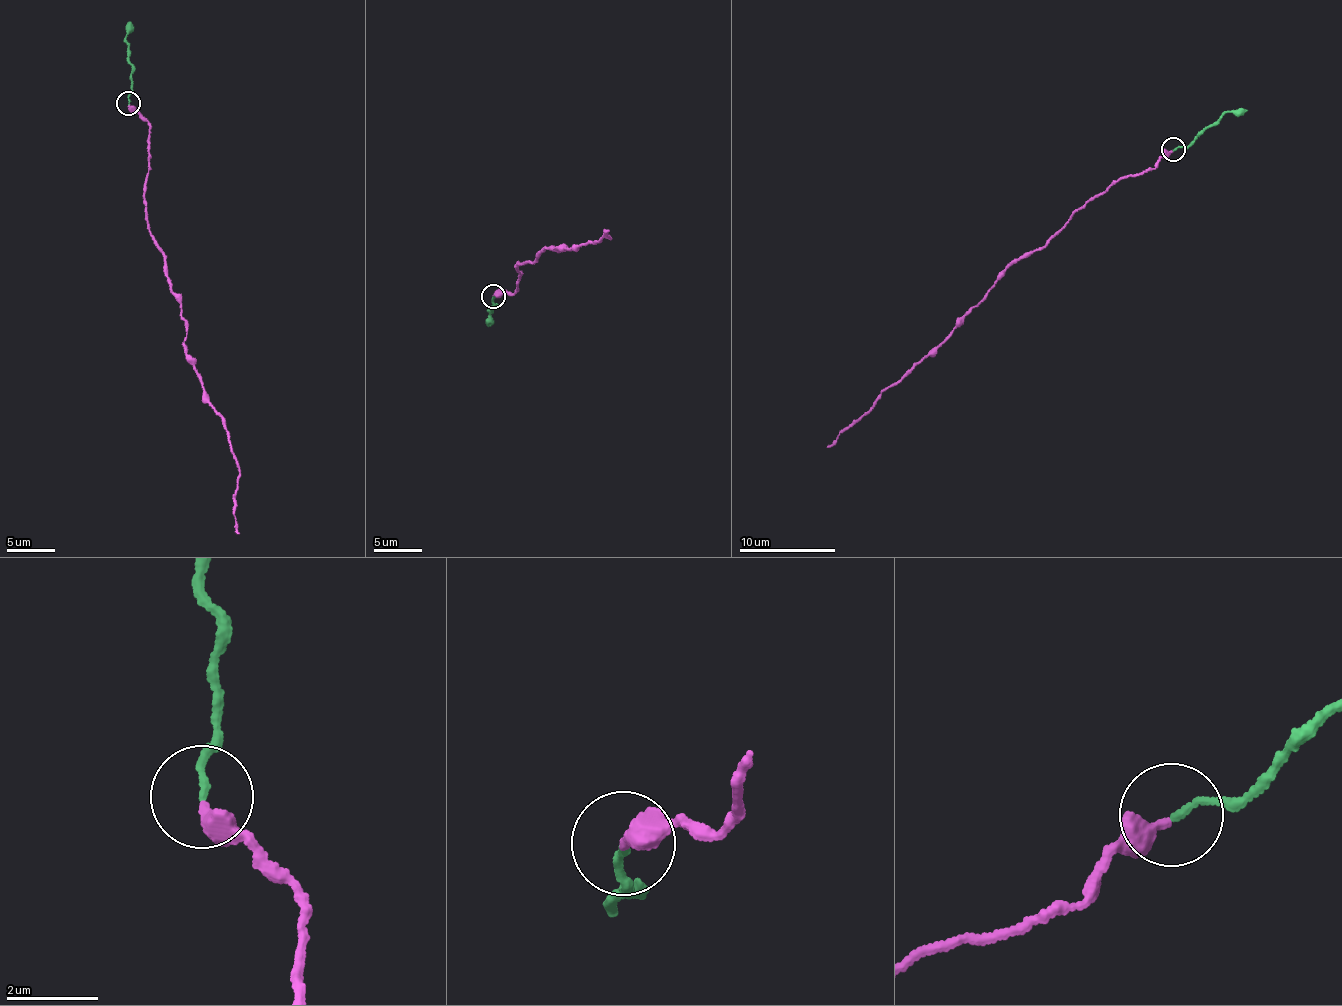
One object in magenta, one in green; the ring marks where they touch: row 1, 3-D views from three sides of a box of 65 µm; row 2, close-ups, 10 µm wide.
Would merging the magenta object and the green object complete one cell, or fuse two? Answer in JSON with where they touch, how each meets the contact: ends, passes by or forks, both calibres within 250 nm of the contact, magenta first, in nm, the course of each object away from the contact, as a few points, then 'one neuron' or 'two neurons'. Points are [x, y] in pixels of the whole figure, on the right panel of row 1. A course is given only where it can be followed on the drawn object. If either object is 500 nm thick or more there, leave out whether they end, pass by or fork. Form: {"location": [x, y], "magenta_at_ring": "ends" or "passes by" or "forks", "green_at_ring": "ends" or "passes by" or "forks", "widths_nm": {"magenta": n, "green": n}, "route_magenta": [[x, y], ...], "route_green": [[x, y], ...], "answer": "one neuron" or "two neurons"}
{"location": [1173, 149], "magenta_at_ring": "ends", "green_at_ring": "ends", "widths_nm": {"magenta": 380, "green": 150}, "route_magenta": [[1174, 151], [1150, 170], [1128, 174], [1083, 204], [1037, 250], [1013, 260], [963, 319], [828, 447]], "route_green": [[1174, 149], [1183, 148], [1227, 112], [1248, 110]], "answer": "one neuron"}

